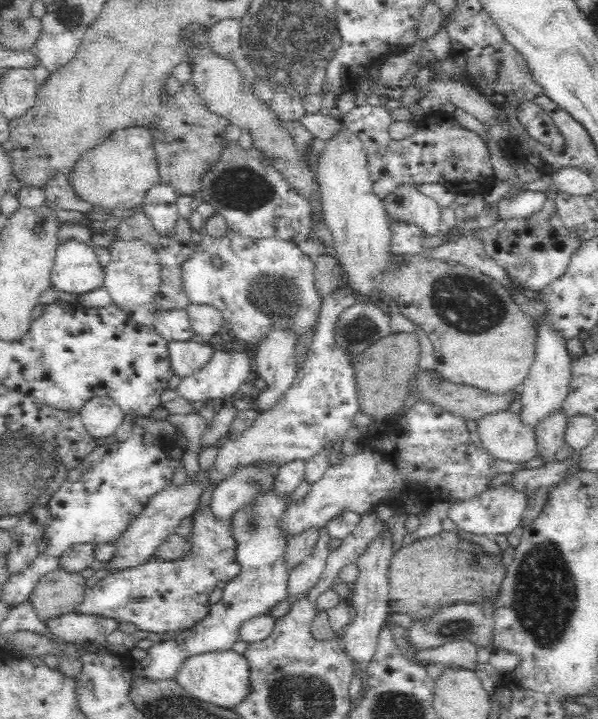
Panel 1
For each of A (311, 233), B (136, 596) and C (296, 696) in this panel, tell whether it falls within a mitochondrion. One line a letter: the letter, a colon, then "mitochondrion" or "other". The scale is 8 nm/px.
A: other
B: mitochondrion
C: mitochondrion

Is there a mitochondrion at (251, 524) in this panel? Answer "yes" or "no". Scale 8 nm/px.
yes

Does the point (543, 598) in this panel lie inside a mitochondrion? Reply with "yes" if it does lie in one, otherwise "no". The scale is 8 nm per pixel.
yes

